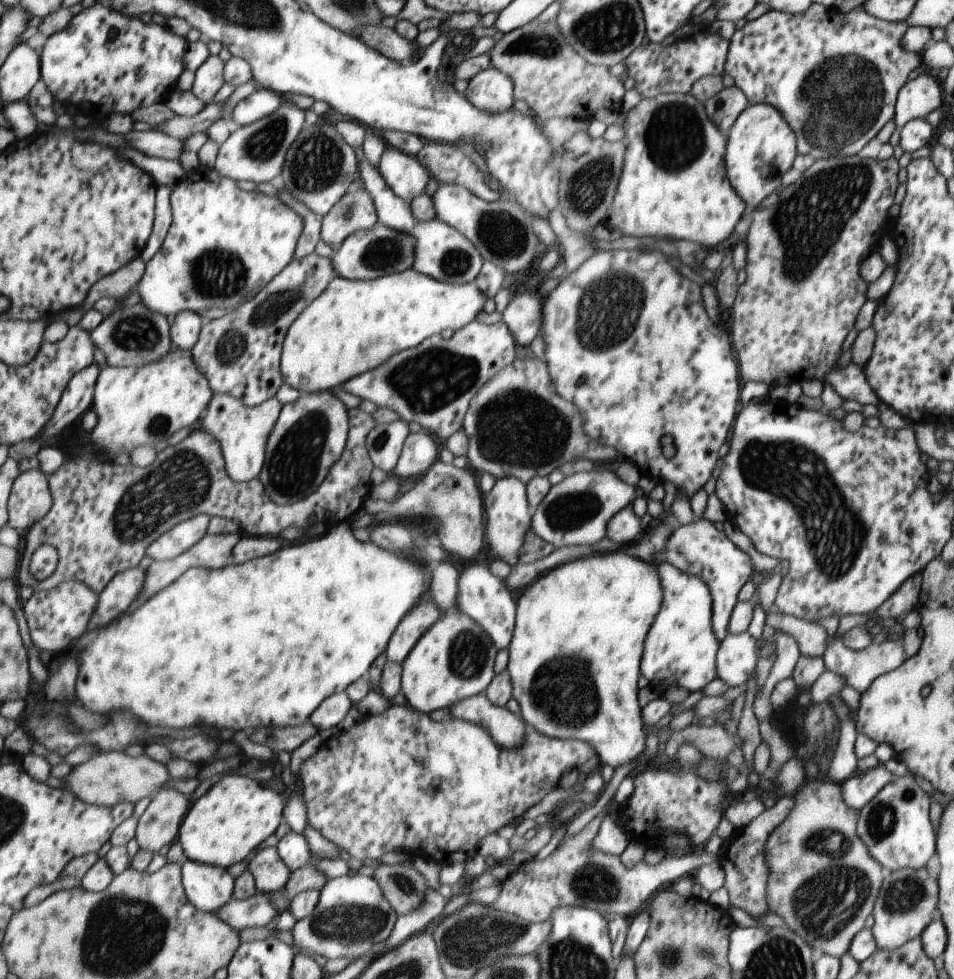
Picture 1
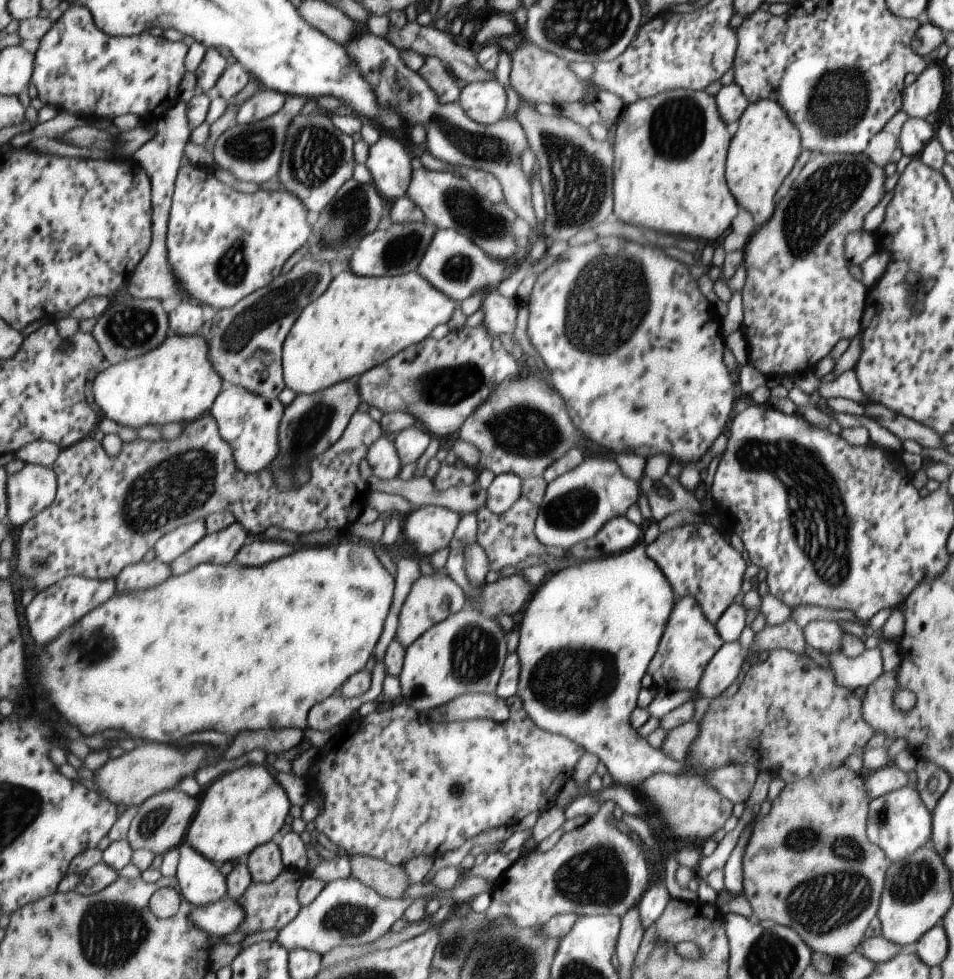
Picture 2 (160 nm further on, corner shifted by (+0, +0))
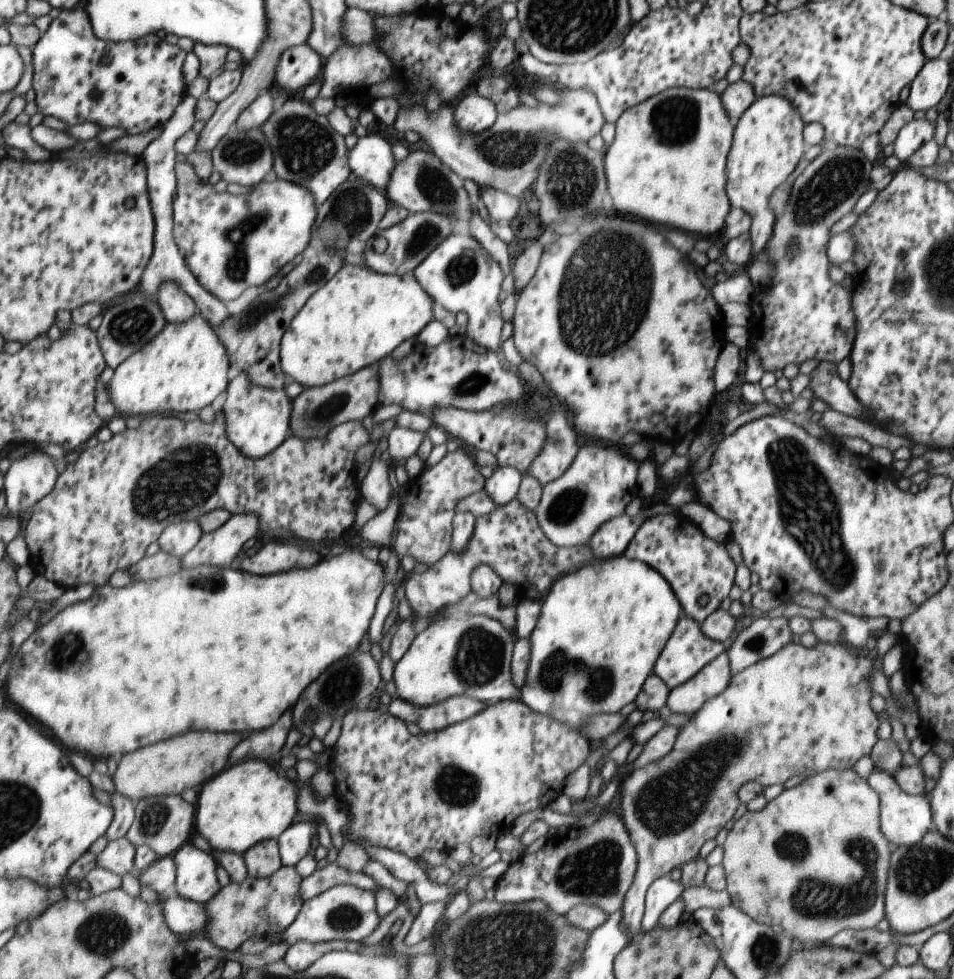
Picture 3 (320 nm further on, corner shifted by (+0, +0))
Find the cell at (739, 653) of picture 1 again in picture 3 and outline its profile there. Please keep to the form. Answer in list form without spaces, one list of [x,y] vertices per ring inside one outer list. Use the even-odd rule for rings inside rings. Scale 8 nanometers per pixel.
[[[723,653],[685,683],[668,691],[665,706],[678,715],[694,715],[706,700],[725,691],[729,682],[728,658]]]

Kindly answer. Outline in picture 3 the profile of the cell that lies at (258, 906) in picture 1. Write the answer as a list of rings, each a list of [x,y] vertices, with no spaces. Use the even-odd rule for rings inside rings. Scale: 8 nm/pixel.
[[[181,895],[169,896],[162,902],[162,911],[169,928],[177,934],[205,932],[210,916],[206,906],[197,901],[190,901]]]

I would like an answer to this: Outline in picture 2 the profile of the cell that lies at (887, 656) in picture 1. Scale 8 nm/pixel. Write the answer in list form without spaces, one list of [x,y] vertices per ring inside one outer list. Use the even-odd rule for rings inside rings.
[[[809,621],[802,629],[804,642],[820,653],[839,651],[843,631],[835,621]]]

